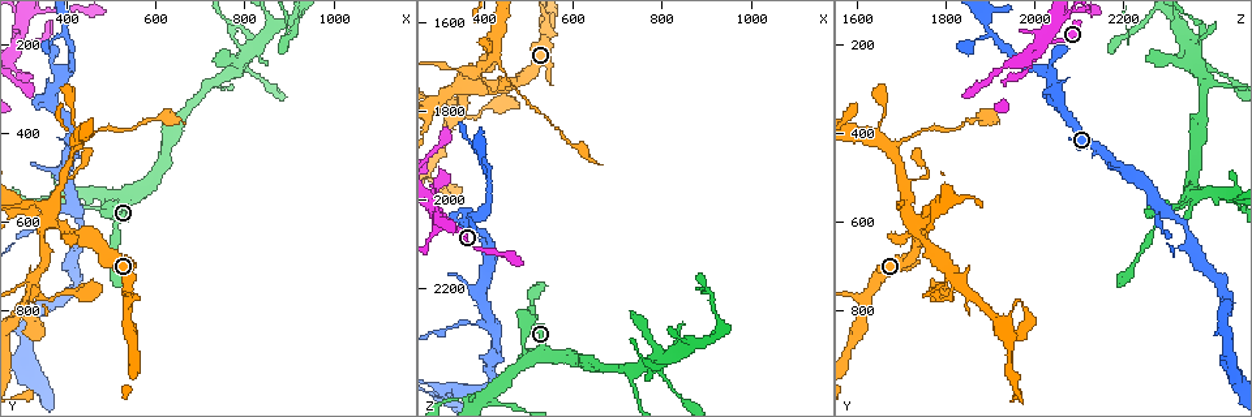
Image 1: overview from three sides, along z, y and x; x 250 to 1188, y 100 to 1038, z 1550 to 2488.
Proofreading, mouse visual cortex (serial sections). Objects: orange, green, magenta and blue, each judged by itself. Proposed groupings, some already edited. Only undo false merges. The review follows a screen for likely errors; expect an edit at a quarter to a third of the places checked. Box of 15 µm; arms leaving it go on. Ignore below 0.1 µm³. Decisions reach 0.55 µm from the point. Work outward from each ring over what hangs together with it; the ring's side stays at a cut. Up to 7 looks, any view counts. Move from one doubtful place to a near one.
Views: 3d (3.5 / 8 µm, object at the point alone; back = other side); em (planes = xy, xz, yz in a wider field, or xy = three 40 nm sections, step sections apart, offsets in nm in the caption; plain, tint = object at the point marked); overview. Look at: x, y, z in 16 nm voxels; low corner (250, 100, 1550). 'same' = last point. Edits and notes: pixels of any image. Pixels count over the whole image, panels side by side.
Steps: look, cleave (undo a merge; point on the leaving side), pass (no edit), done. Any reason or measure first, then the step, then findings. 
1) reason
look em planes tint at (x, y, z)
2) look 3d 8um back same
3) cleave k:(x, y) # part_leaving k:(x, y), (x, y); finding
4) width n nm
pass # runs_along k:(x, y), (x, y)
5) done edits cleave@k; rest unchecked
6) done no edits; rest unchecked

thin neck
look 3d 3.5um back at (365, 580, 2285)

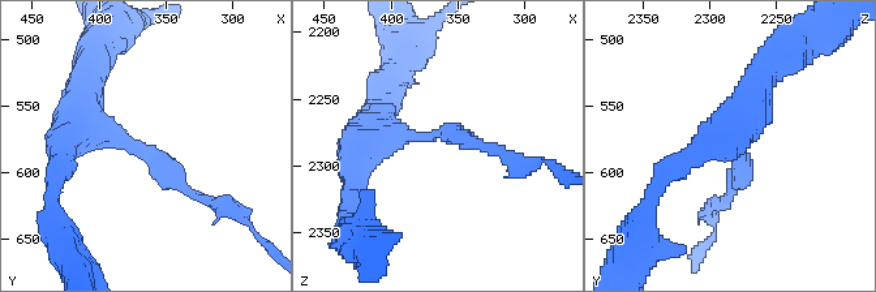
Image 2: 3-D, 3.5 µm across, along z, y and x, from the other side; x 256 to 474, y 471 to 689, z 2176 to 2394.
arm_widths 150, 500 nm; need the tissue
look em xy step 2 tint at (370, 582, 2280)

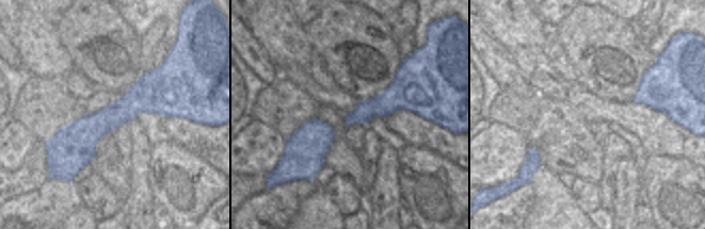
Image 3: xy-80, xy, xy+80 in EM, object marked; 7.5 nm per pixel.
pass # runs_along 2:(81, 99), (81, 120), (209, 200); one cell here

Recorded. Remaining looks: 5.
sudden change in width
look 3d 3.5um at (415, 540, 2435)

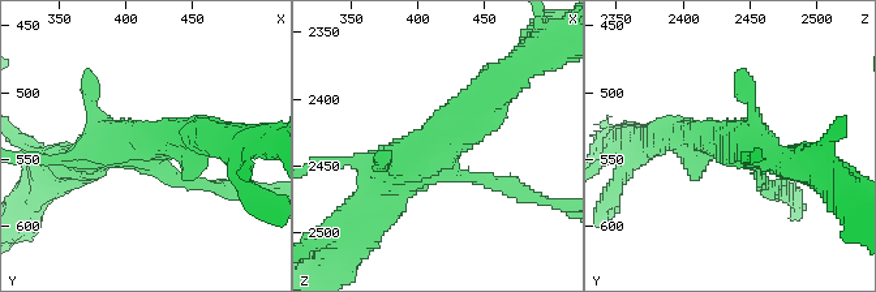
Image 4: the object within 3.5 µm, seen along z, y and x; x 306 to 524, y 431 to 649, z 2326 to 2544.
need the tissue
look em planes tint at (412, 538, 2434)

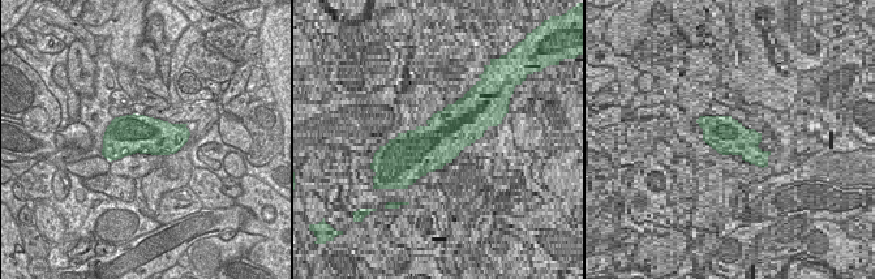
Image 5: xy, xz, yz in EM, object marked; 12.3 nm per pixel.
arm_widths 150, 450, 500 nm
pass # runs_along 4:(503, 81), (387, 167), (379, 194); continuous, no second cell

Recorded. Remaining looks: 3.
four-way junction
look 3d 3.5um at (360, 595, 1735)

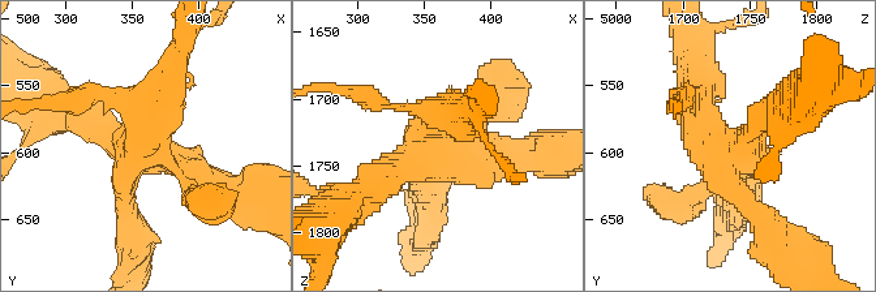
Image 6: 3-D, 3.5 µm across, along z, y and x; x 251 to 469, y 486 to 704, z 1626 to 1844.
arms 4; arm_widths 250, 300, 300, 400 nm
look em xy step 5 tint at (358, 598, 1730)

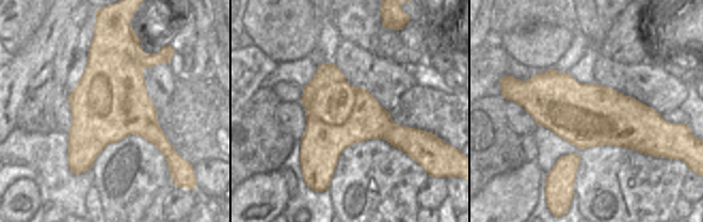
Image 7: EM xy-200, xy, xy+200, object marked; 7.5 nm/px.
cleave 6:(121, 167) # part_leaving 6:(201, 171), (141, 151), (125, 188); two cells meet here

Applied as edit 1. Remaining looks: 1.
done edits cleave@6; rest unchecked

